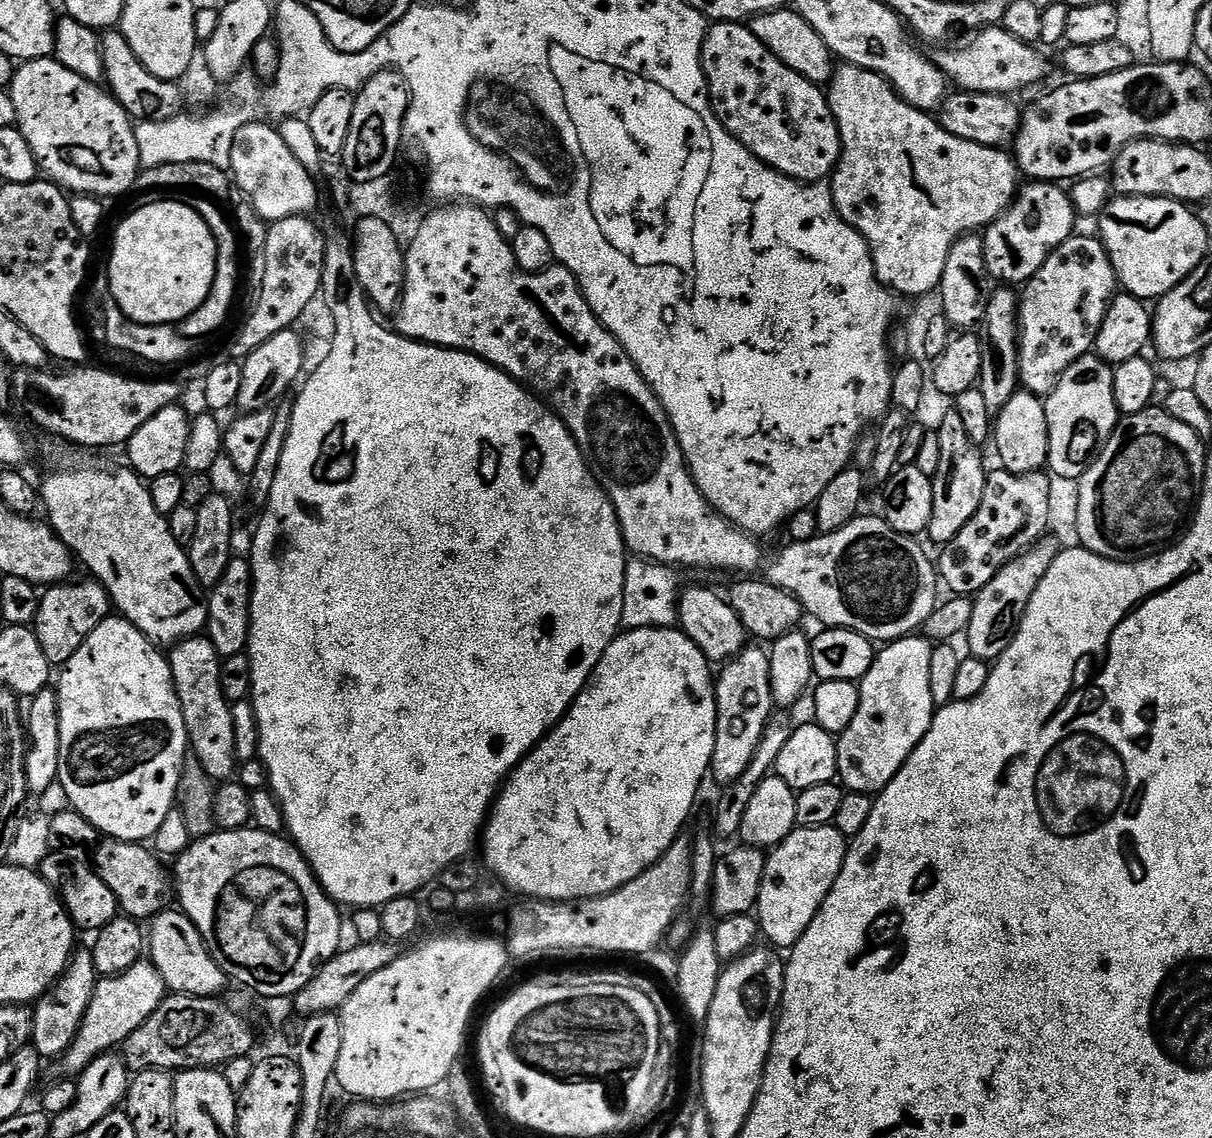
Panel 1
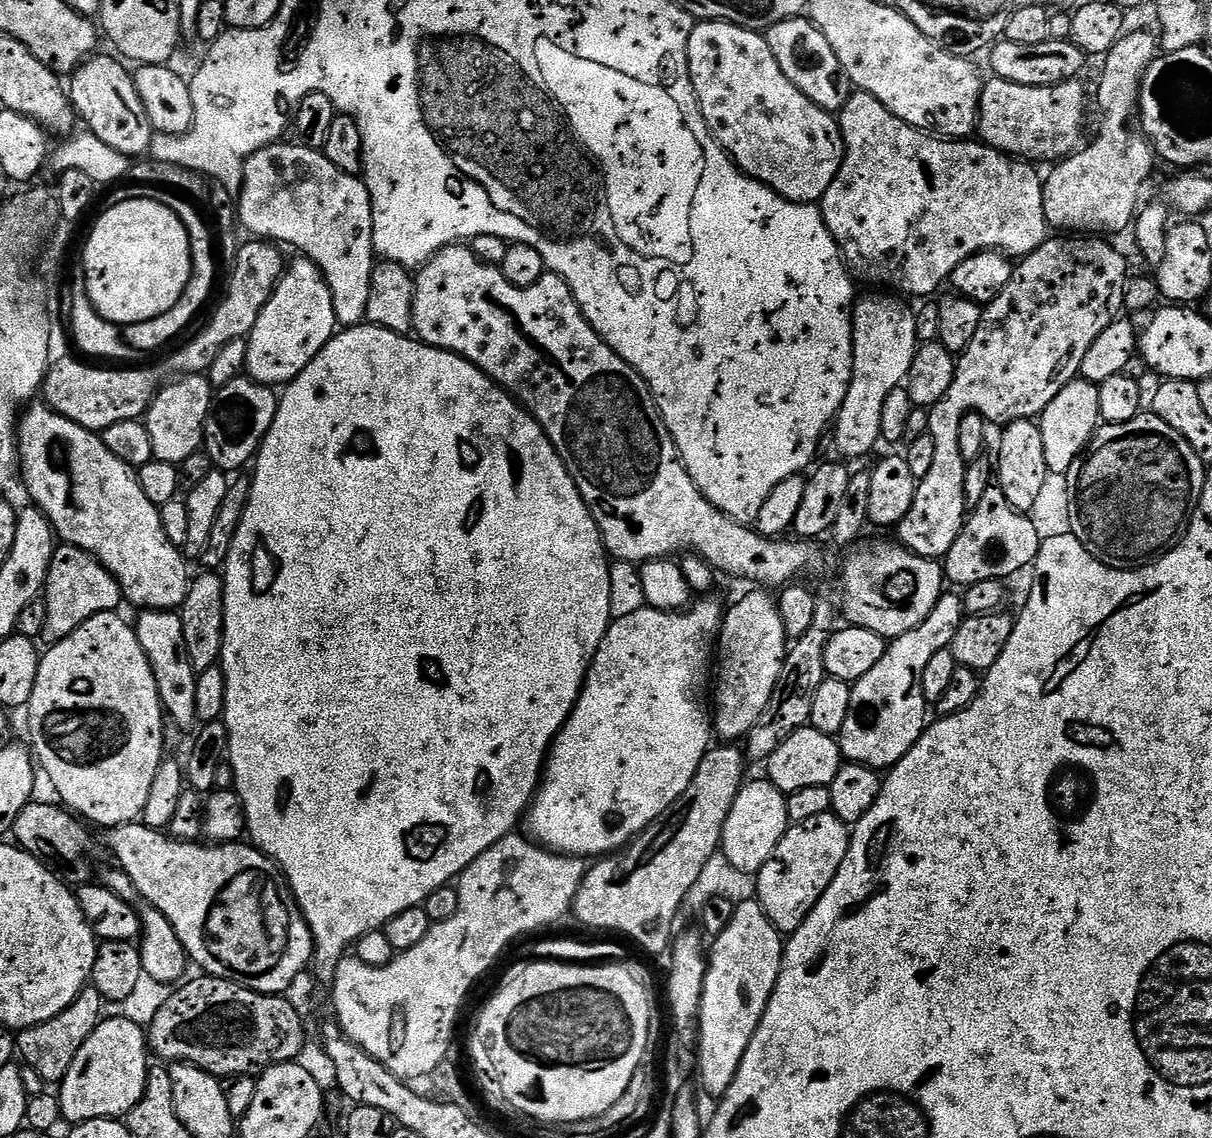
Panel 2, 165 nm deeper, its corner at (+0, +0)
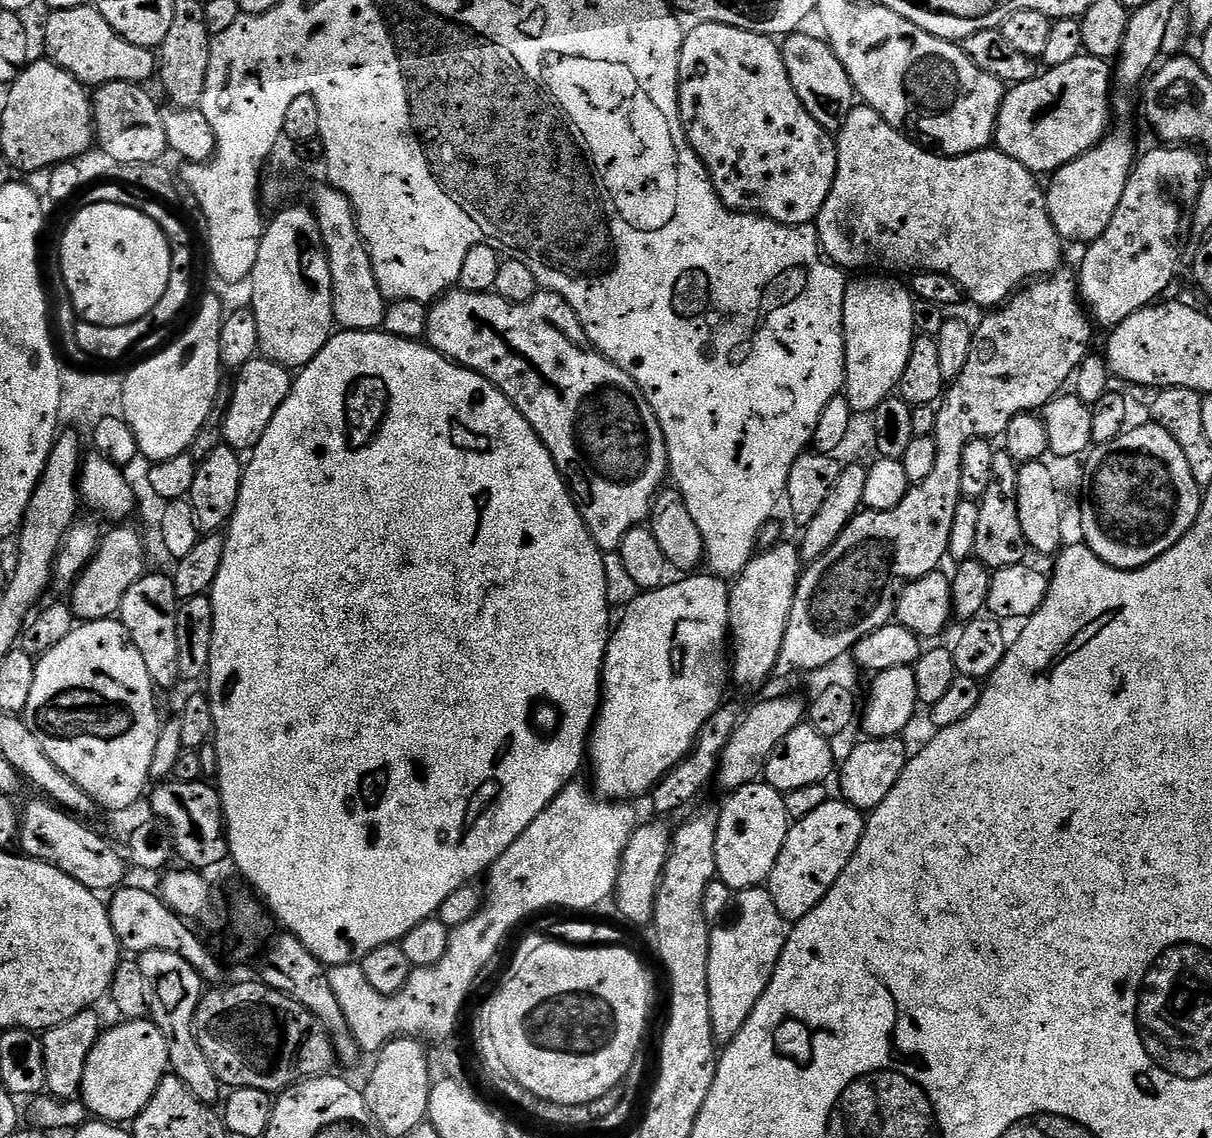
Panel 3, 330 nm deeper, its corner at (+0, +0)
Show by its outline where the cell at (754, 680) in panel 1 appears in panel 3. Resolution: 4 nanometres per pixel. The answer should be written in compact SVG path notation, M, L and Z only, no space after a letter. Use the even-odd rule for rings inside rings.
M795 543L780 544L777 548L768 548L757 551L752 559L748 561L748 565L740 572L740 575L735 577L734 583L731 585L728 594L728 626L730 629L730 640L734 647L730 652L730 676L740 688L760 688L768 679L773 679L776 671L776 663L778 662L778 654L782 650L782 638L786 638L786 622L790 618L790 606L794 606L794 594L796 593L796 582L802 571L802 561L800 558L799 547Z

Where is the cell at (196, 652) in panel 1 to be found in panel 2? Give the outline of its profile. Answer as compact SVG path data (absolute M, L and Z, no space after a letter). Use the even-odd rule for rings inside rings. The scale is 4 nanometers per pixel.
M141 611L134 620L136 637L150 662L150 670L154 670L154 682L158 686L160 703L164 711L180 728L188 728L197 723L194 710L194 686L198 673L190 666L190 658L186 654L186 634L182 634L182 618L179 611L150 612Z

